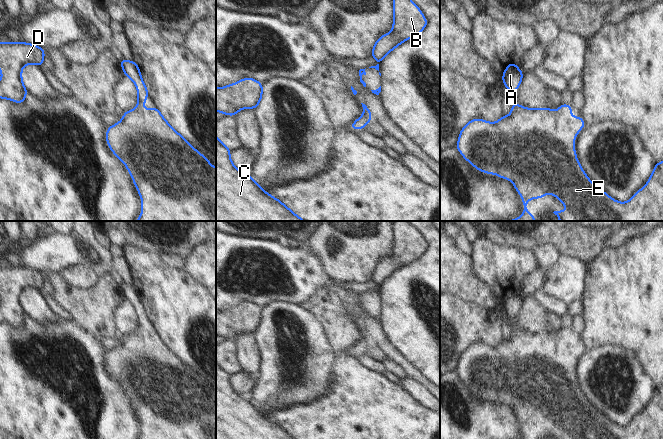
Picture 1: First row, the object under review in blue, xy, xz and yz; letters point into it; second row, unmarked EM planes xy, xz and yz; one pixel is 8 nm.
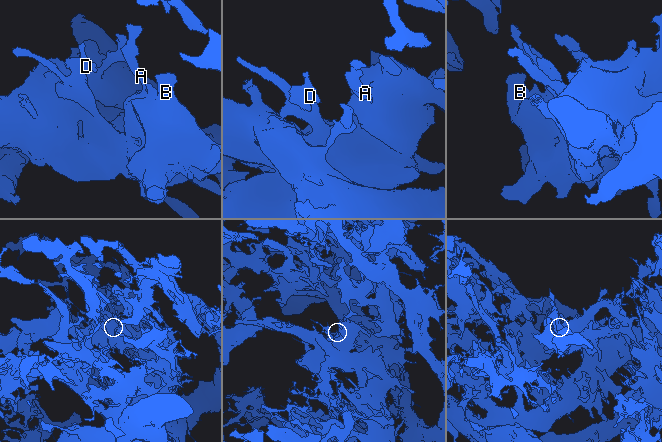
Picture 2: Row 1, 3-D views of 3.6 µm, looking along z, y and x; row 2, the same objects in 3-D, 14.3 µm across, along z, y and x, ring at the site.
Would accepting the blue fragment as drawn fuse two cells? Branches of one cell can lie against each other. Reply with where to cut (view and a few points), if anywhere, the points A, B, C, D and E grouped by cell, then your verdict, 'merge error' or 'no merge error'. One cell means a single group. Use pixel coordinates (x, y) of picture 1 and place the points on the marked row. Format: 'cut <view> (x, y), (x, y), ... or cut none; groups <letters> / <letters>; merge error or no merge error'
cut none; groups A B C D E; no merge error

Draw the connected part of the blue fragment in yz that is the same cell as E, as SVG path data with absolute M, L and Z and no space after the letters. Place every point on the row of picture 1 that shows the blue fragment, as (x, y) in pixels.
M512 103L509 116L496 123L482 119L469 121L456 144L461 155L476 169L510 180L522 196L523 214L508 221L535 221L527 211L529 199L547 193L562 201L567 211L554 211L560 221L663 221L663 161L655 164L647 184L627 202L612 199L594 185L584 173L576 157L574 141L586 124L581 117L572 117L572 105L563 103L557 111L549 108L529 109Z

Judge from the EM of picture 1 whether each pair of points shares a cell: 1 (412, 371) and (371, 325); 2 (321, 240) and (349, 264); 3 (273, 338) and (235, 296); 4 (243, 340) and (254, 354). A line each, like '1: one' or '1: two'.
1: one
2: one
3: two
4: one

